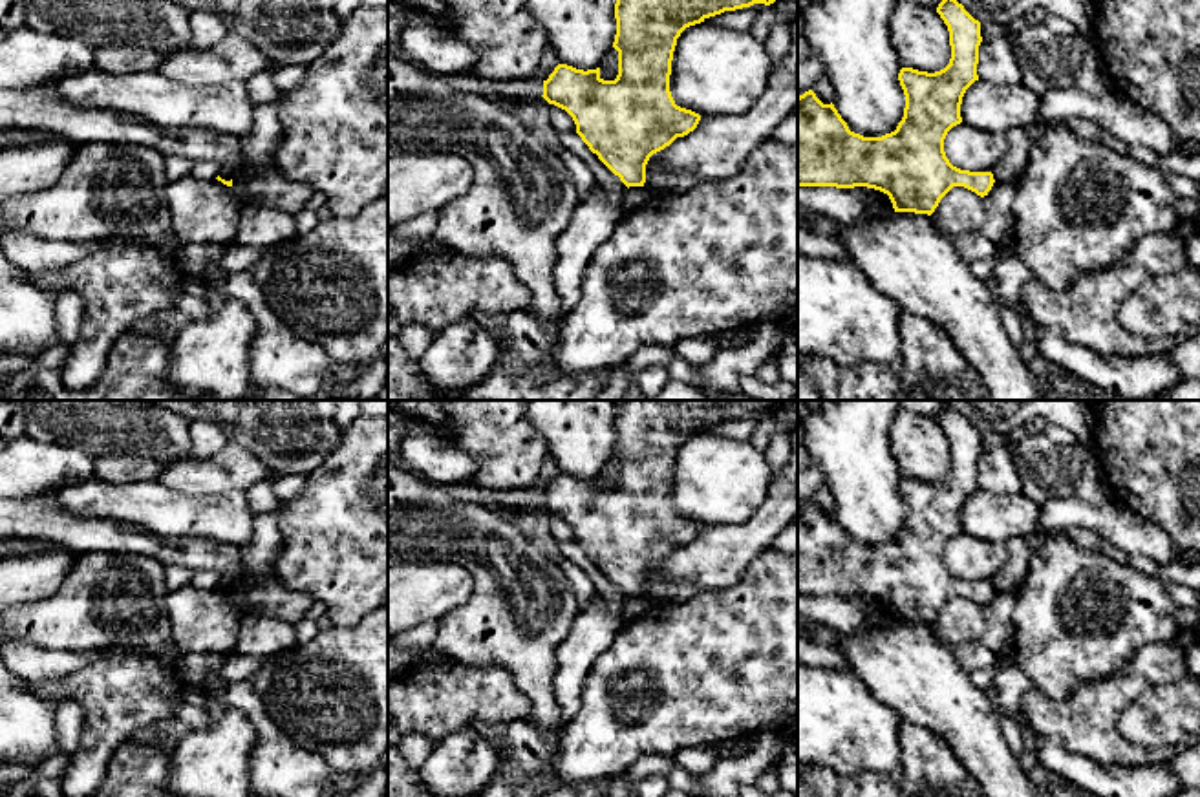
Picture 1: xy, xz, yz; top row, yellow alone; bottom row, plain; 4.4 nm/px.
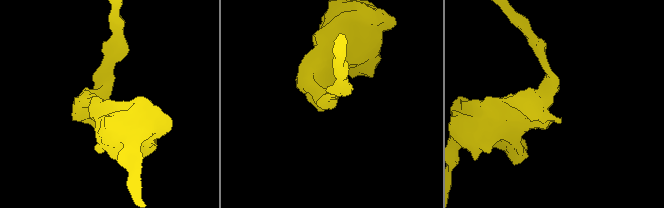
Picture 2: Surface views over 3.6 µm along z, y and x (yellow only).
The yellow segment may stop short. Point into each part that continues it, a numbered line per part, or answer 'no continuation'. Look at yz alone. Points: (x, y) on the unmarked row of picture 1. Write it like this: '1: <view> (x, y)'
no continuation

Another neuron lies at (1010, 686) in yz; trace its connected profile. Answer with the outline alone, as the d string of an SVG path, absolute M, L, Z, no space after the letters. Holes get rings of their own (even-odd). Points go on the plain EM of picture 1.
M1012 660L997 671L997 680L986 691L1002 713L1023 713L1023 695L1034 687L1034 682Z

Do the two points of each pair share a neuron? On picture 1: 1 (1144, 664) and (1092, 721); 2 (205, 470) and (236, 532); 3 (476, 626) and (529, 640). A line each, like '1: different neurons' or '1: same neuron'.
1: same neuron
2: different neurons
3: same neuron

